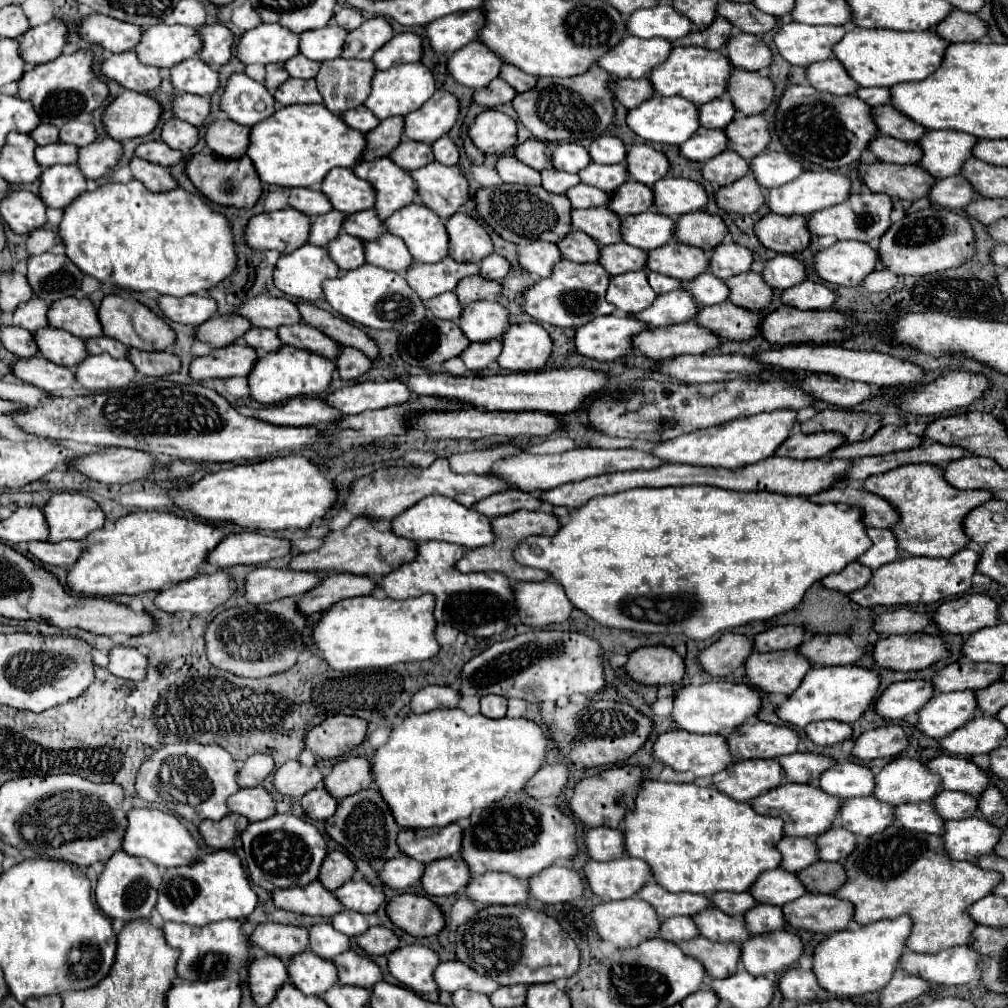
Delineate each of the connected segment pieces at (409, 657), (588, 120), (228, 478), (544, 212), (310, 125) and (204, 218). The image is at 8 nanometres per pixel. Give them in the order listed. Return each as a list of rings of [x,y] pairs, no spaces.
[[[364,595],[344,599],[330,607],[314,625],[312,639],[332,669],[354,671],[432,659],[440,651],[436,641],[436,625],[432,595],[422,595],[408,601]]]
[[[592,65],[584,75],[554,79],[554,77],[538,77],[534,89],[526,93],[518,93],[512,101],[512,107],[518,113],[520,123],[540,141],[574,141],[584,147],[598,135],[602,135],[612,117],[612,93],[606,89],[606,83],[612,77],[600,67]]]
[[[286,455],[204,475],[184,493],[174,493],[172,501],[202,519],[216,523],[234,521],[250,529],[270,531],[288,527],[308,529],[328,515],[338,501],[338,489],[334,479],[328,477],[326,465],[316,465],[302,455]]]
[[[500,183],[494,187],[482,187],[474,195],[474,203],[478,219],[486,227],[490,227],[490,231],[498,233],[502,239],[512,241],[516,245],[534,241],[556,243],[572,229],[568,219],[568,211],[572,211],[570,201],[564,195],[544,191],[540,185],[528,187],[528,185]]]
[[[286,105],[250,129],[246,155],[266,185],[316,187],[330,169],[354,167],[360,161],[364,145],[364,135],[344,125],[344,121],[324,105]]]
[[[140,181],[106,183],[94,191],[84,191],[64,209],[58,235],[66,247],[66,257],[84,275],[130,291],[156,291],[160,295],[178,298],[203,294],[228,277],[236,265],[234,241],[228,221],[220,213],[212,211],[212,207],[208,207],[200,195],[186,193],[182,189],[154,193],[148,191]]]

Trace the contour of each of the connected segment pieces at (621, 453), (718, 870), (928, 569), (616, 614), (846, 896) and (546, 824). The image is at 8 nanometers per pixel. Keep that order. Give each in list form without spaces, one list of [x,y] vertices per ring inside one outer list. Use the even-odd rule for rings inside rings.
[[[574,449],[558,455],[532,455],[532,453],[518,453],[506,459],[500,459],[494,463],[492,473],[500,475],[504,481],[512,483],[518,489],[534,491],[534,489],[554,489],[564,483],[580,481],[592,475],[604,475],[612,471],[632,471],[632,469],[654,469],[660,467],[664,461],[658,459],[654,453],[648,451],[638,451],[638,449]]]
[[[642,781],[634,809],[624,817],[622,833],[626,855],[642,857],[650,865],[654,881],[672,893],[688,891],[712,895],[718,891],[748,891],[760,873],[776,869],[780,863],[776,843],[782,839],[782,819],[758,815],[748,803],[734,801],[714,787],[698,787],[694,783]]]
[[[962,549],[950,559],[944,557],[902,557],[874,571],[868,587],[850,593],[850,599],[862,607],[874,605],[928,605],[952,595],[962,595],[972,587],[972,575],[976,573],[976,565],[980,555],[972,549]]]
[[[688,485],[688,487],[642,487],[642,489],[628,489],[616,495],[606,495],[600,499],[590,499],[584,507],[580,507],[572,519],[554,535],[554,537],[528,537],[524,543],[514,551],[514,559],[518,559],[522,565],[536,567],[548,571],[556,581],[564,585],[564,591],[574,607],[596,619],[598,623],[606,627],[636,631],[636,633],[678,633],[686,635],[690,639],[710,639],[718,631],[726,631],[732,627],[746,625],[750,621],[764,621],[774,615],[782,615],[790,609],[794,609],[804,593],[814,585],[814,581],[824,579],[826,575],[840,573],[848,563],[856,561],[868,547],[872,547],[872,541],[866,535],[862,511],[858,507],[848,507],[844,503],[840,505],[818,505],[812,503],[806,497],[798,495],[780,495],[770,491],[728,491],[720,487],[710,485]]]
[[[896,825],[872,837],[860,839],[854,851],[844,859],[844,871],[846,883],[838,891],[834,891],[834,897],[854,905],[852,919],[860,925],[866,925],[880,919],[896,919],[898,915],[908,915],[912,919],[912,933],[908,935],[906,947],[914,953],[938,953],[954,945],[970,943],[970,933],[976,927],[976,923],[966,915],[966,909],[974,901],[986,897],[992,891],[992,887],[1000,881],[1000,875],[994,871],[984,871],[968,861],[948,859],[942,849],[940,835],[916,833]]]
[[[512,793],[512,797],[476,811],[476,821],[464,829],[460,857],[468,863],[472,875],[504,871],[526,881],[556,859],[568,859],[576,853],[574,831],[572,817],[554,805],[540,803],[524,793]]]

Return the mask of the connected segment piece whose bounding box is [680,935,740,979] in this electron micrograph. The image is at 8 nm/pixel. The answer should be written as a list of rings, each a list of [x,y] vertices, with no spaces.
[[[700,935],[682,941],[680,949],[684,951],[684,955],[692,955],[694,959],[698,959],[704,965],[706,973],[714,979],[732,975],[740,961],[740,947],[736,947],[734,943],[714,943]]]

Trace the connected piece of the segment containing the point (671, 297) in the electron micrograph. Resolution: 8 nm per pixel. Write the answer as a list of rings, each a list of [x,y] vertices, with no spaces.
[[[676,289],[664,295],[658,295],[654,299],[654,303],[632,315],[636,321],[645,323],[648,327],[662,327],[690,321],[692,315],[696,313],[698,305],[694,303],[692,297],[688,297],[688,293],[684,289]]]

